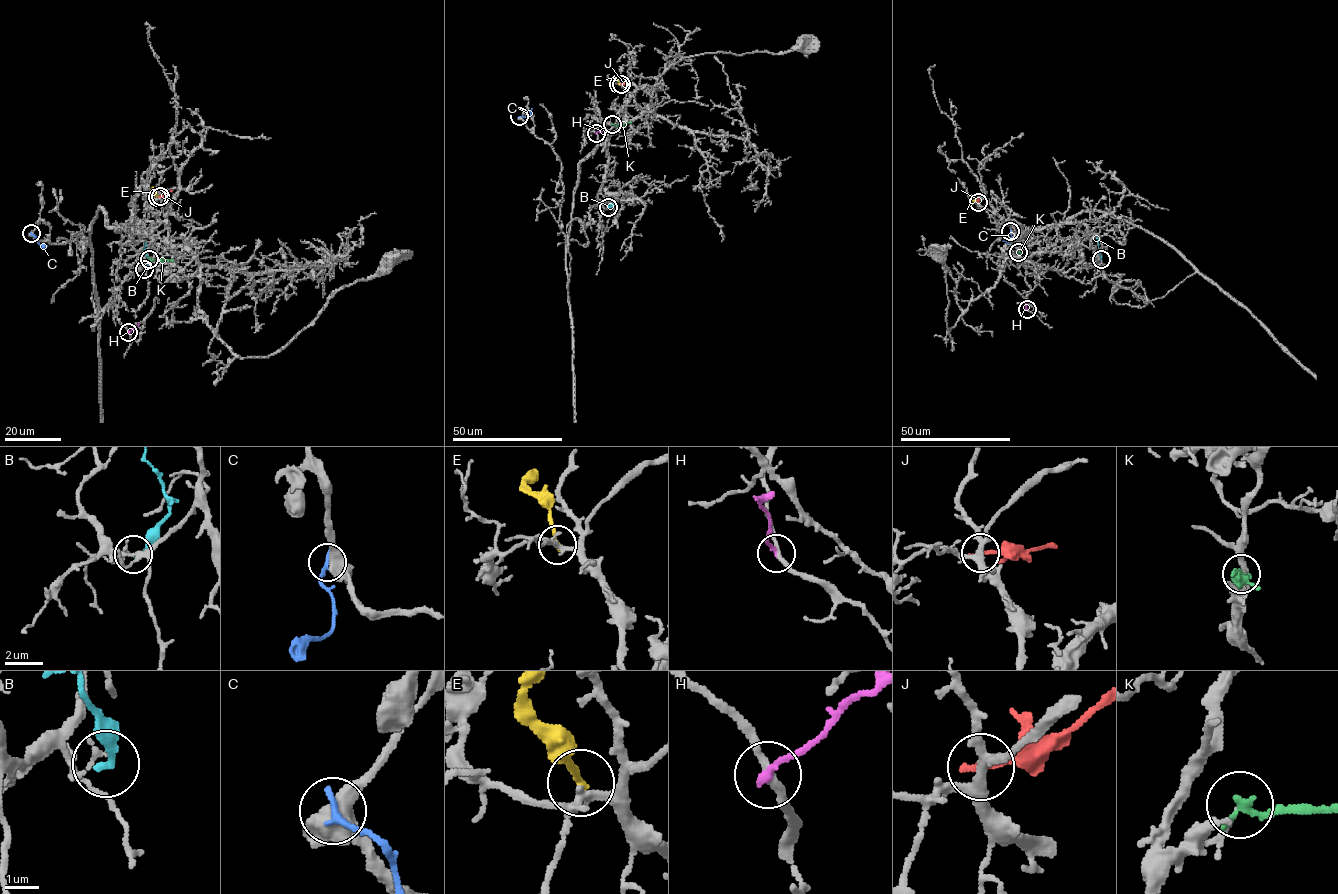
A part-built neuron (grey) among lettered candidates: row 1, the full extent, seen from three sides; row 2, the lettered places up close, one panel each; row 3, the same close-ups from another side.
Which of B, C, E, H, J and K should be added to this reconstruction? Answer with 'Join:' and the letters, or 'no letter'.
Join: no letter

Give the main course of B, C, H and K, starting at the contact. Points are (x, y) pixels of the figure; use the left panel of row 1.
B: (144, 269), (149, 263), (144, 249), (145, 242)
C: (30, 233), (38, 243), (47, 245)
H: (128, 332), (140, 324)
K: (149, 259), (173, 261)

